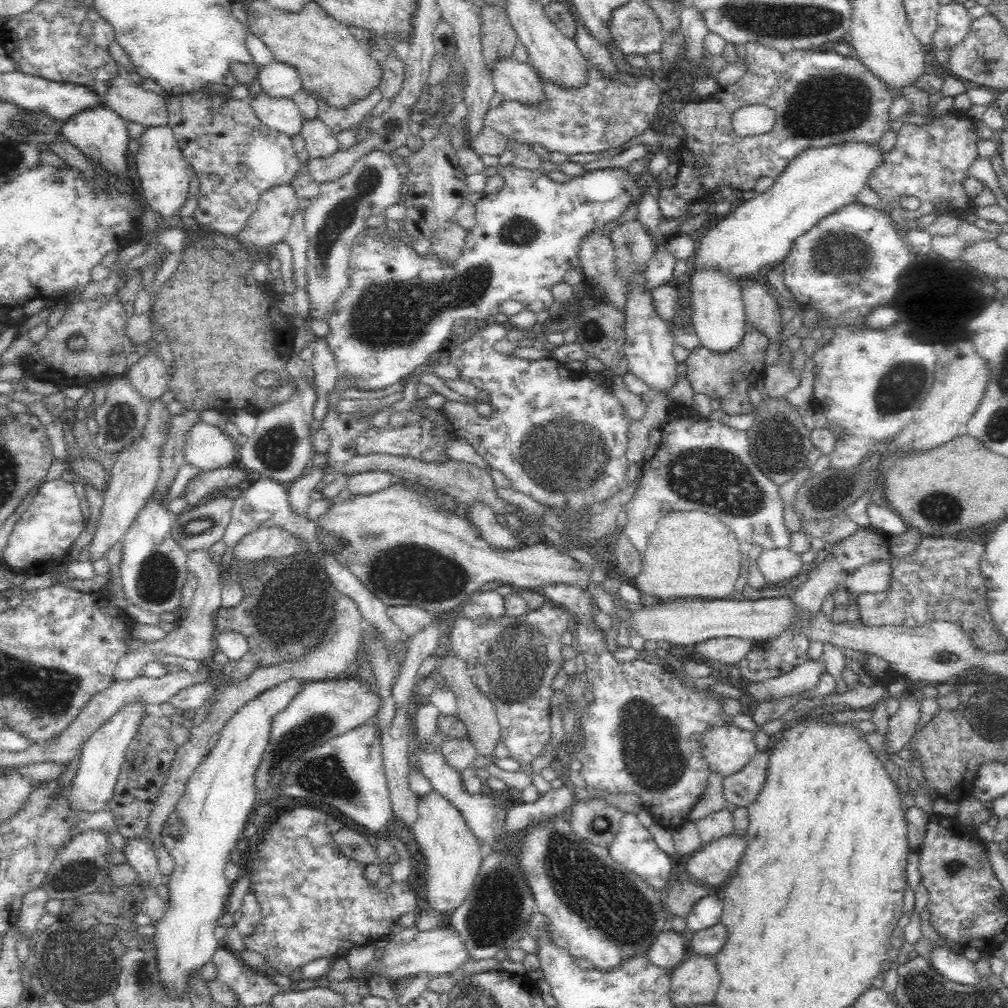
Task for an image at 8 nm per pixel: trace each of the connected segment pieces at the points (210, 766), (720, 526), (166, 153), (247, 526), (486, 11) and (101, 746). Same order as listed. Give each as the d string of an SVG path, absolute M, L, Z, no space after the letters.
M292 679L278 686L273 686L261 692L256 698L249 700L242 708L239 708L222 727L220 737L215 746L208 750L209 753L202 760L198 769L189 776L184 788L182 798L176 802L174 810L168 814L166 822L162 824L161 841L166 851L173 856L175 866L169 875L168 888L170 890L170 902L166 909L166 916L156 923L154 937L155 957L163 984L170 990L174 997L188 997L188 978L190 974L198 972L203 964L206 964L216 948L223 945L215 938L214 929L218 925L218 919L224 915L231 886L224 875L228 854L237 847L242 831L253 819L253 810L257 806L256 791L254 791L254 772L260 764L260 758L268 744L268 732L272 718L282 712L294 694L300 692L300 688L306 682Z
M675 511L664 516L656 531L647 540L641 571L633 583L638 590L656 596L665 602L683 599L722 599L735 596L734 584L740 570L740 553L743 543L718 518L701 511Z
M168 124L145 127L139 141L139 150L133 159L132 171L140 179L146 200L159 214L163 223L177 215L186 200L188 184L191 183L190 166Z
M253 476L242 494L233 500L232 522L222 534L222 540L226 545L226 550L224 550L220 560L222 568L226 569L231 565L233 548L237 542L242 540L242 537L256 530L269 527L284 527L288 533L301 538L303 540L301 549L303 550L309 550L309 552L320 550L315 522L293 514L291 508L288 507L287 486L279 482L269 481L262 476Z
M489 2L480 4L480 18L482 19L482 52L485 63L491 71L491 69L494 68L494 62L496 62L498 58L502 58L502 56L510 58L510 56L512 56L512 51L514 51L517 42L517 35L513 30L506 7L504 6L499 6L499 4L489 4Z
M132 703L114 713L85 742L81 752L79 767L69 793L70 806L79 814L90 814L102 810L102 807L112 798L114 786L120 774L120 766L124 762L124 752L137 733L141 718L146 714L146 703Z

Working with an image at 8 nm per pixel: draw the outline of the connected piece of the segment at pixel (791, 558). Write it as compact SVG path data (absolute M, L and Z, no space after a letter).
M788 548L762 549L755 561L765 582L768 583L791 581L793 577L807 568L800 561L799 553L793 553Z

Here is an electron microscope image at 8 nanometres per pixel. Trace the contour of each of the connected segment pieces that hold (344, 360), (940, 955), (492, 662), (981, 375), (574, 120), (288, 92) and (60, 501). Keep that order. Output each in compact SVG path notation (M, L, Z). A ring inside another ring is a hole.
M512 163L498 166L498 173L504 179L502 188L492 194L482 194L480 200L475 205L476 223L470 231L467 232L465 238L465 245L462 254L457 258L453 265L440 265L438 257L434 257L432 252L429 252L426 257L420 257L413 249L412 245L406 240L401 233L394 233L387 226L380 225L375 229L365 228L352 243L351 257L349 260L350 282L349 287L341 294L341 297L335 302L335 308L330 314L329 319L329 333L325 336L326 342L335 356L335 368L338 369L338 378L350 377L356 381L358 391L375 391L391 386L397 382L404 381L409 374L418 372L422 369L428 356L432 352L440 351L442 348L448 346L453 337L452 327L463 320L476 319L479 323L484 324L494 321L494 317L500 312L499 305L506 300L515 300L520 302L524 309L532 312L540 312L544 308L552 306L554 299L552 298L551 288L554 284L558 284L563 280L564 274L568 270L578 270L581 268L579 248L581 242L592 231L600 230L606 222L616 220L626 206L632 200L639 200L644 192L648 192L648 187L639 187L636 185L635 176L628 174L624 168L604 168L598 170L587 171L583 176L570 178L564 184L558 184L549 176L538 170L527 170L514 166Z
M934 947L928 956L932 966L946 978L966 986L976 986L982 976L974 969L974 963L962 954L955 954L948 947Z
M550 599L526 614L502 614L490 620L472 620L456 610L449 644L466 663L480 693L494 705L500 723L500 742L510 751L509 756L515 764L532 764L543 755L550 756L550 766L556 761L560 743L552 744L550 700L555 691L554 677L565 662L560 636L571 629L573 619L562 605Z
M962 340L960 344L950 347L937 346L934 354L936 360L933 388L930 388L929 396L920 404L914 416L914 424L908 423L902 433L892 438L890 449L894 451L926 451L963 436L967 423L974 416L974 412L977 412L986 394L990 382L990 367L985 358L976 352L971 340Z
M528 59L528 64L530 64L530 67L532 67L532 69L534 69L534 71L536 71L536 75L538 75L538 79L540 79L540 81L542 81L542 84L544 86L544 94L543 94L543 98L542 98L542 102L538 102L538 106L533 106L533 104L522 104L521 102L518 102L517 100L512 100L510 98L505 97L505 100L502 100L502 102L496 106L495 108L491 108L487 111L487 113L485 114L485 119L484 119L484 126L489 126L490 128L493 128L495 131L501 132L504 136L507 136L510 139L514 139L514 142L518 142L518 143L522 143L522 144L527 144L532 146L533 144L540 144L543 147L546 148L546 150L549 150L549 152L553 152L553 153L564 153L567 155L570 154L586 154L586 152L602 152L602 150L608 150L609 148L614 148L614 147L620 147L622 144L624 144L625 142L628 142L631 138L634 138L634 136L638 136L638 134L642 134L644 132L644 130L646 130L646 128L648 128L649 126L653 125L657 119L659 118L660 114L663 111L663 107L664 105L661 102L661 96L662 96L662 92L663 92L663 87L659 82L658 76L647 76L647 75L637 75L637 74L630 74L624 71L620 71L620 70L616 70L613 74L609 74L608 76L605 76L604 74L602 74L601 71L599 71L598 69L596 69L596 67L594 65L592 65L589 60L586 59L586 82L584 82L584 84L582 84L582 86L574 86L574 88L562 88L561 84L554 84L551 80L549 80L549 78L541 78L541 76L539 76L539 74L537 74L537 70L535 70L535 68L533 68L533 64L531 64L531 60Z
M273 60L259 72L261 90L270 96L291 97L302 88L300 73L291 64Z
M56 478L38 490L30 508L20 516L2 552L2 562L26 577L65 563L68 548L85 530L84 520L73 483Z

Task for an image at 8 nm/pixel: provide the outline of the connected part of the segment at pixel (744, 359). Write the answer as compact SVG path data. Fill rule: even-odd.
M746 318L744 336L740 344L730 348L728 352L714 352L701 342L690 350L688 358L684 361L687 369L685 380L690 381L692 389L697 394L706 394L710 399L719 398L722 401L720 410L727 416L753 413L748 392L749 388L763 377L763 370L766 368L764 350L768 344L769 338L761 334L760 329Z

